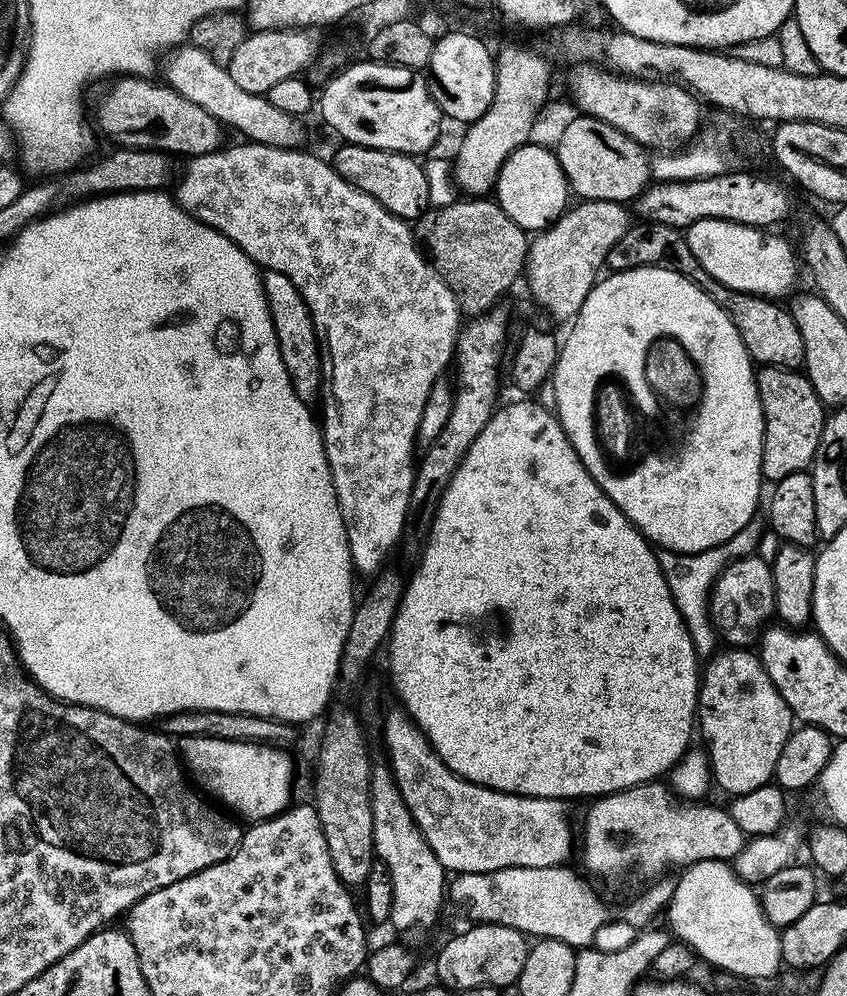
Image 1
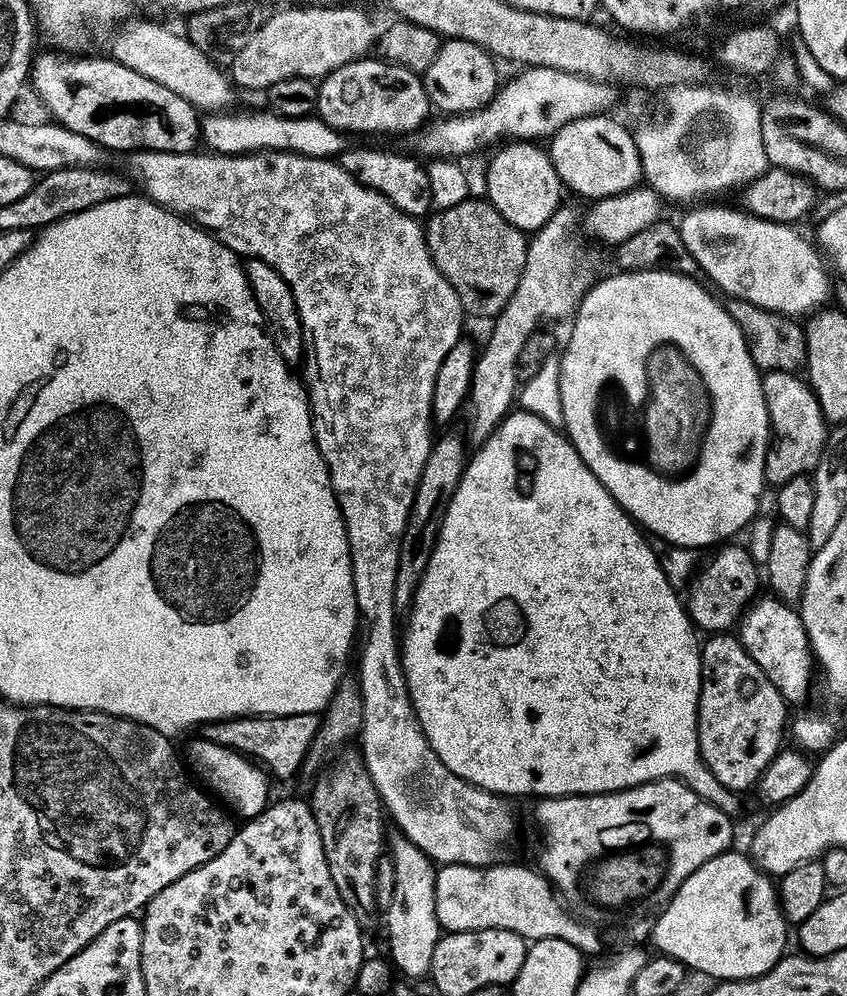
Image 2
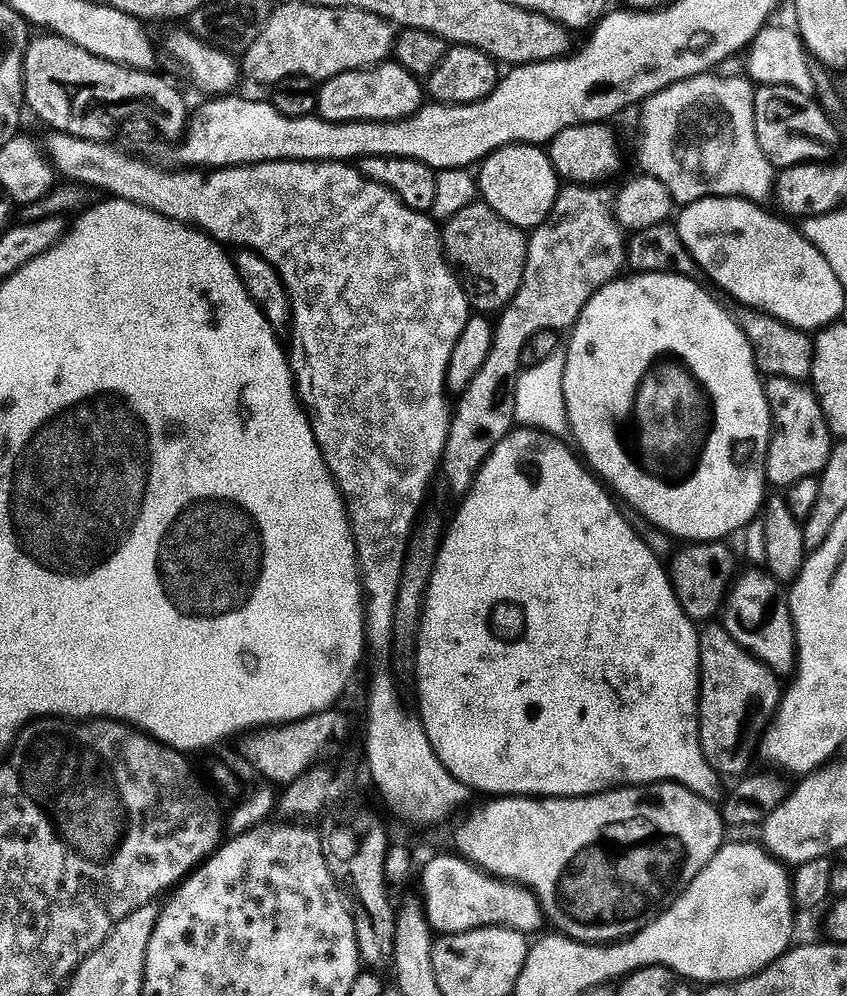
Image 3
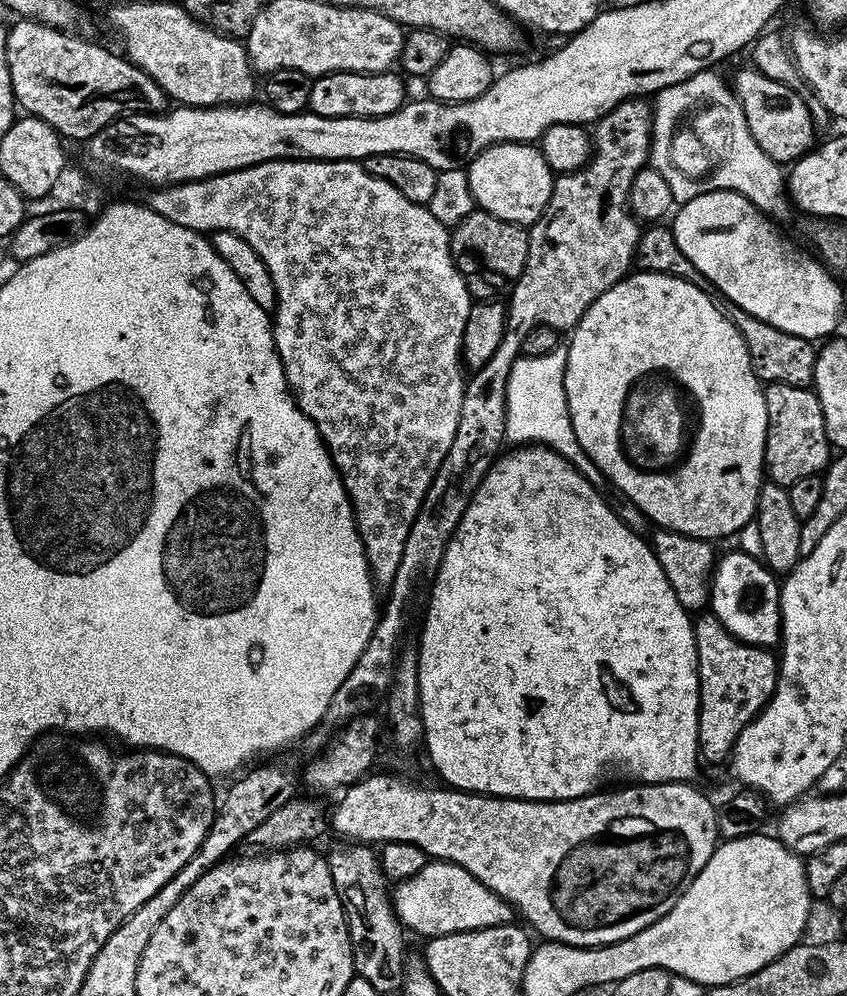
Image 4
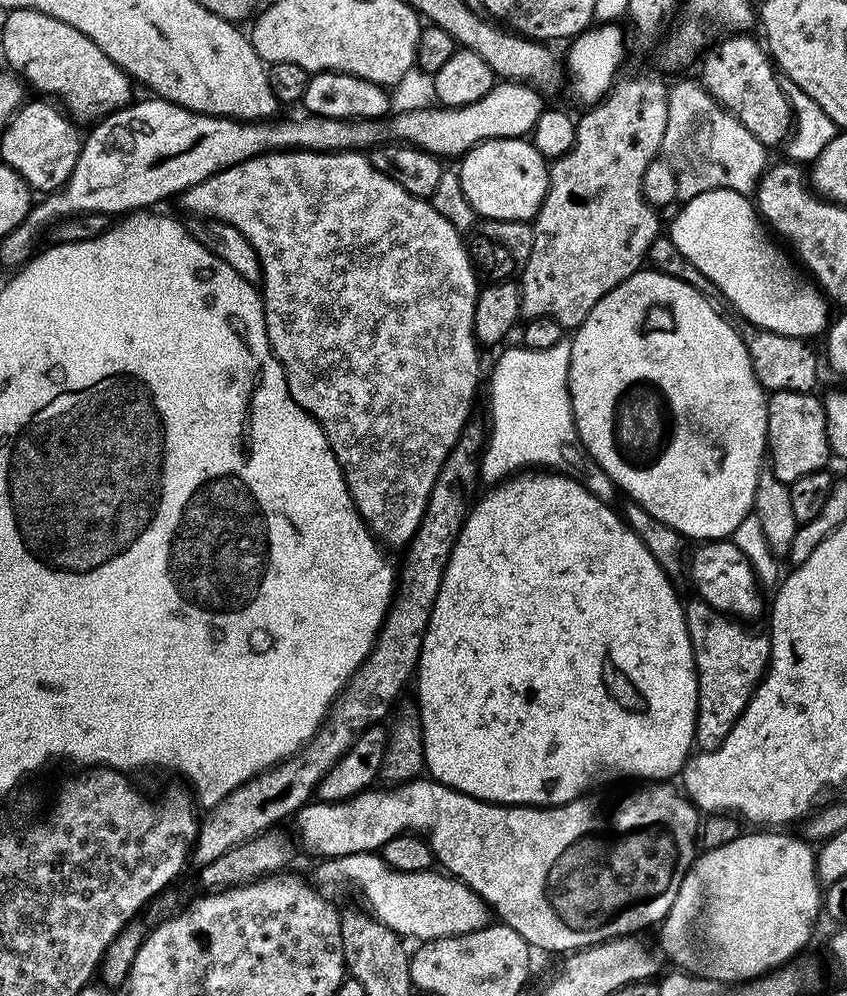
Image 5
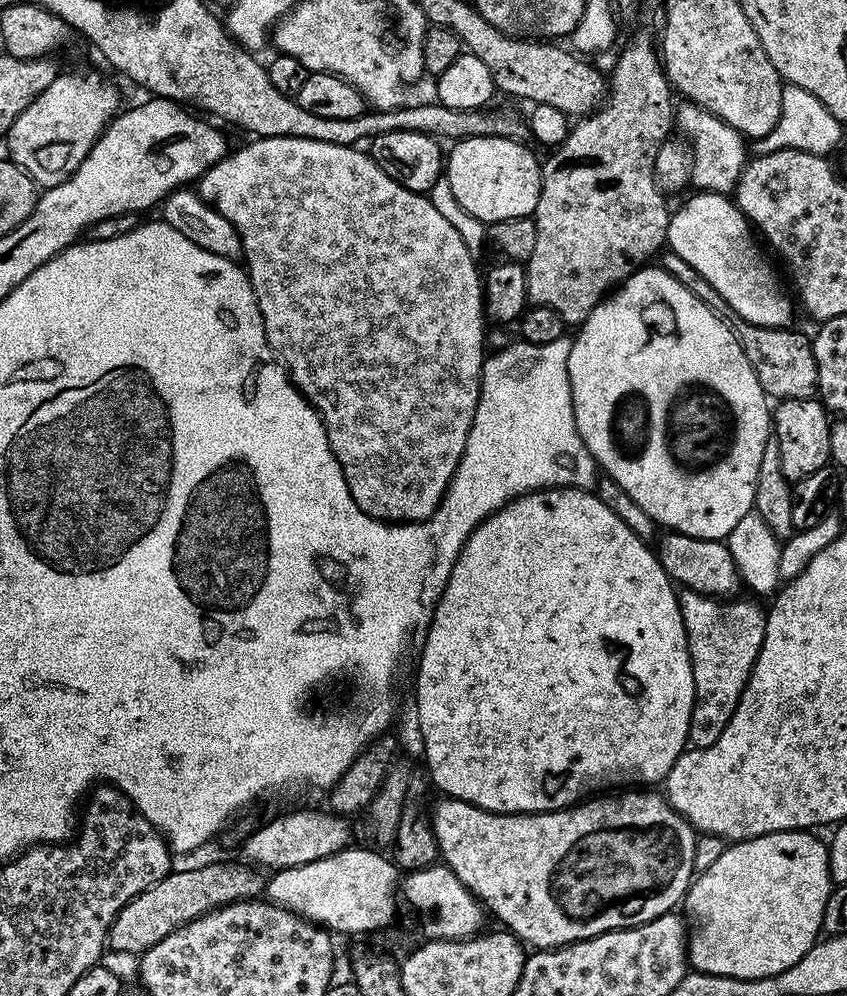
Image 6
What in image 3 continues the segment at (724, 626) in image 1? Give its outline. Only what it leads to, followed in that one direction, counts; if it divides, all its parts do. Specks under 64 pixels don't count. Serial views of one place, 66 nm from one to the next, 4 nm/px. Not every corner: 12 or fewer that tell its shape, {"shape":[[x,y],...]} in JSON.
{"shape":[[723,539],[677,547],[668,578],[684,613],[708,622],[737,575]]}

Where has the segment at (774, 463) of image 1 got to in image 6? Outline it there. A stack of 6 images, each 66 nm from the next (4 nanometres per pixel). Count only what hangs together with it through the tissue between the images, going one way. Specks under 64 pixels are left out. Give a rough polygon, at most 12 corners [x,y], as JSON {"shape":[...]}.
{"shape":[[816,398],[781,400],[770,432],[782,474],[829,467],[830,413]]}

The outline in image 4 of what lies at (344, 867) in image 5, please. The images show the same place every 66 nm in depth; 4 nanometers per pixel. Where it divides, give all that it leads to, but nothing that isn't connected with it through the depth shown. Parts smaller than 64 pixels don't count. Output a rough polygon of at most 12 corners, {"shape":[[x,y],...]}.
{"shape":[[445,860],[391,889],[423,938],[493,928],[513,905]]}

